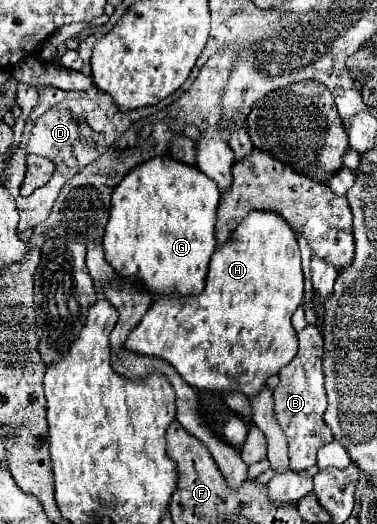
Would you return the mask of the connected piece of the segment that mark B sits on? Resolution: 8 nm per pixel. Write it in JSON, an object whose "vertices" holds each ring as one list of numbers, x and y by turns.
{"vertices":[[307,325,299,333,299,351,291,363,287,363,279,371,279,385,275,387,275,419,289,441,289,465,293,471,309,469,315,465,315,455,319,447,333,439,331,429,323,421,323,413,327,409,327,397,323,389,323,337,317,325]]}

